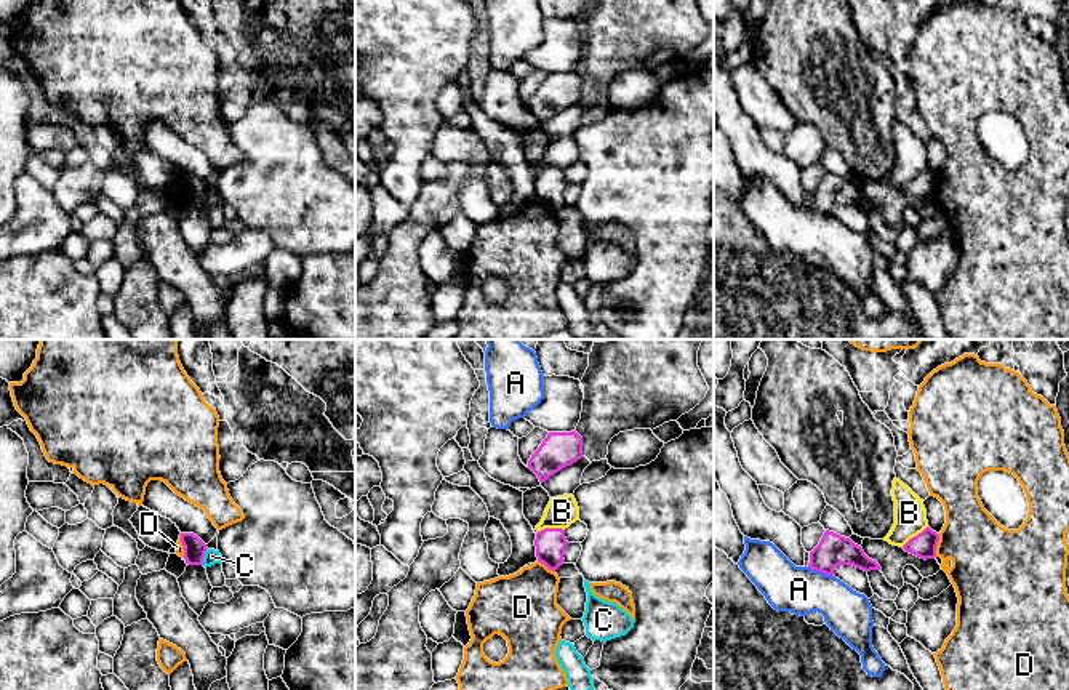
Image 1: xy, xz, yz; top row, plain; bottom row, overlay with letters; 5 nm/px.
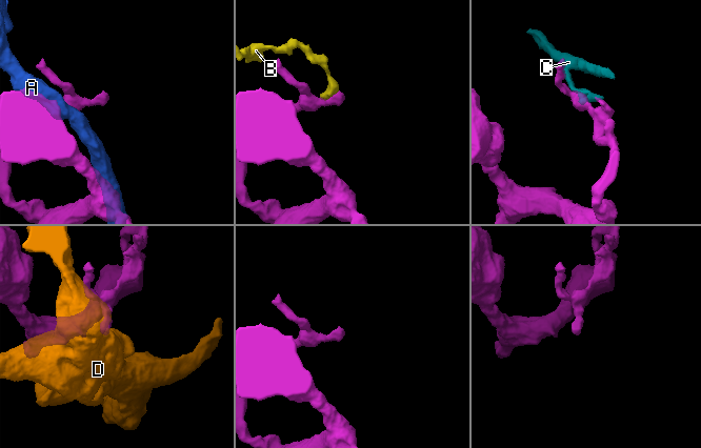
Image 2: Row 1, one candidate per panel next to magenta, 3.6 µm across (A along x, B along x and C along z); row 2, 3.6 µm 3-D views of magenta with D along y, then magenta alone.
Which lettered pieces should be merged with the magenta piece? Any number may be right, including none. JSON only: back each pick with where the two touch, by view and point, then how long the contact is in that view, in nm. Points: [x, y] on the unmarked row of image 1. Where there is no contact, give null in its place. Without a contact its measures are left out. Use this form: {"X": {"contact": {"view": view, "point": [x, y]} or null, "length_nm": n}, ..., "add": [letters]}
{"add": []}

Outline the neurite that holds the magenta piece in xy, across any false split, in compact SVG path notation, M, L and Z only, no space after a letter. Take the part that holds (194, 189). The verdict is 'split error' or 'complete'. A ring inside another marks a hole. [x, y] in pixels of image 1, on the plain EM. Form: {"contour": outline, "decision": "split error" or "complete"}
{"contour": "M181 175L181 184L184 187L186 205L203 207L206 186L194 175Z", "decision": "complete"}

